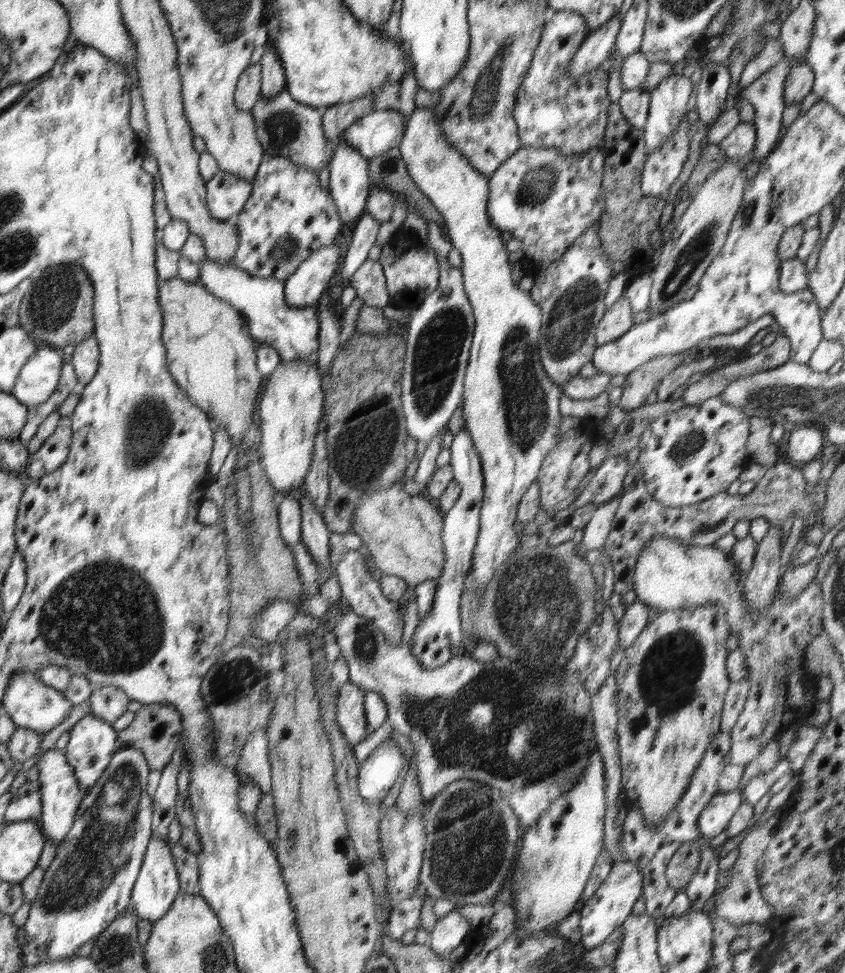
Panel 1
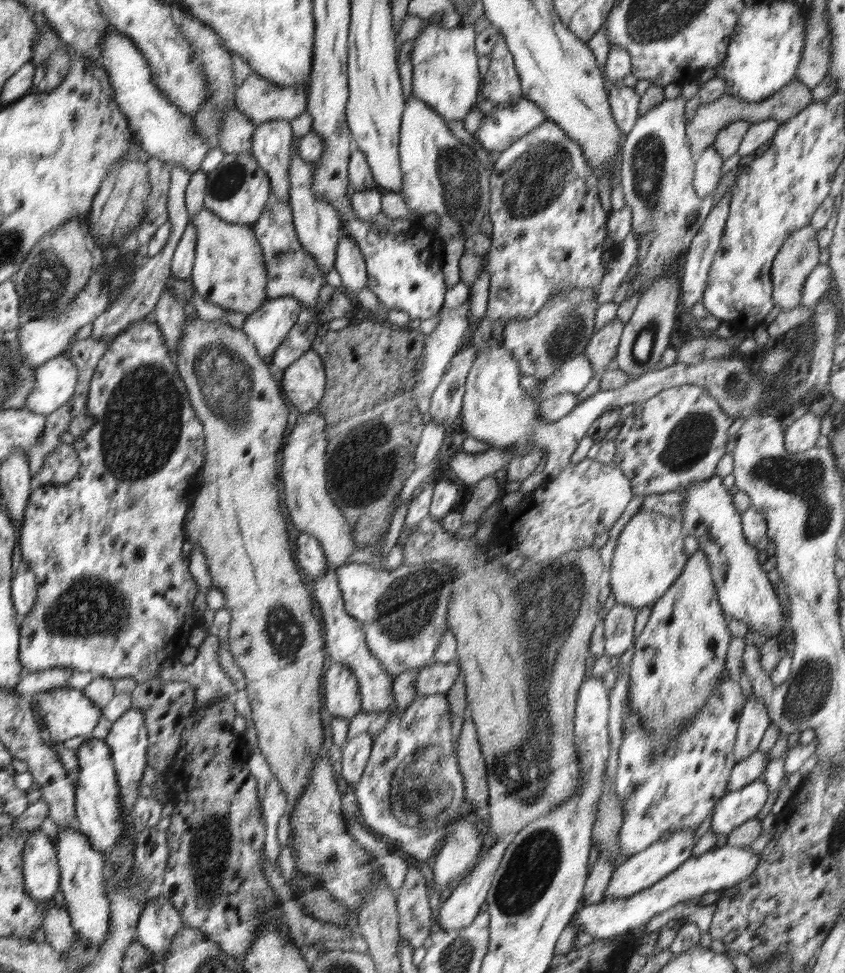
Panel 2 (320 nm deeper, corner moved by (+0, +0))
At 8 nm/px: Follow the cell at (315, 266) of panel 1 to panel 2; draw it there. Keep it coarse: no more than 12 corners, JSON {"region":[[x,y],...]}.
{"region":[[280,296],[247,316],[241,330],[269,360],[302,304]]}

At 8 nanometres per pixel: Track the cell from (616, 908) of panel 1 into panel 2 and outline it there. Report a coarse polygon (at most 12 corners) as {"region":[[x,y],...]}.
{"region":[[678,829],[628,857],[604,899],[628,898],[691,857],[694,829]]}

